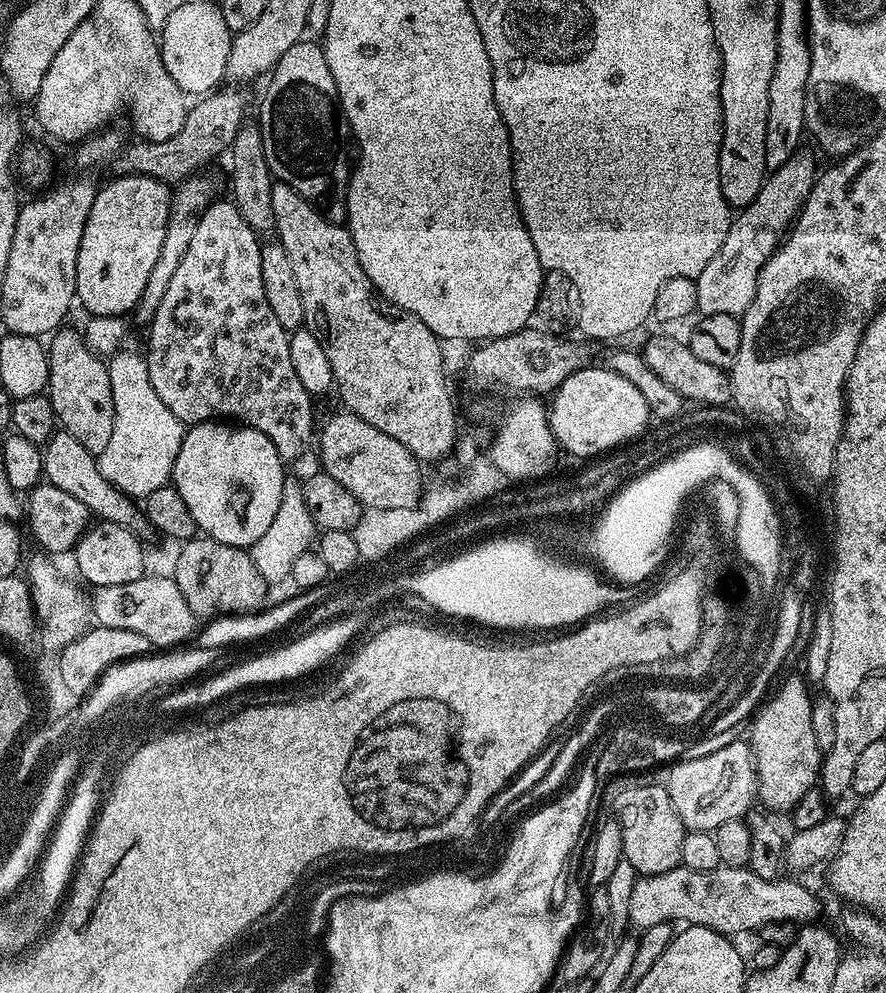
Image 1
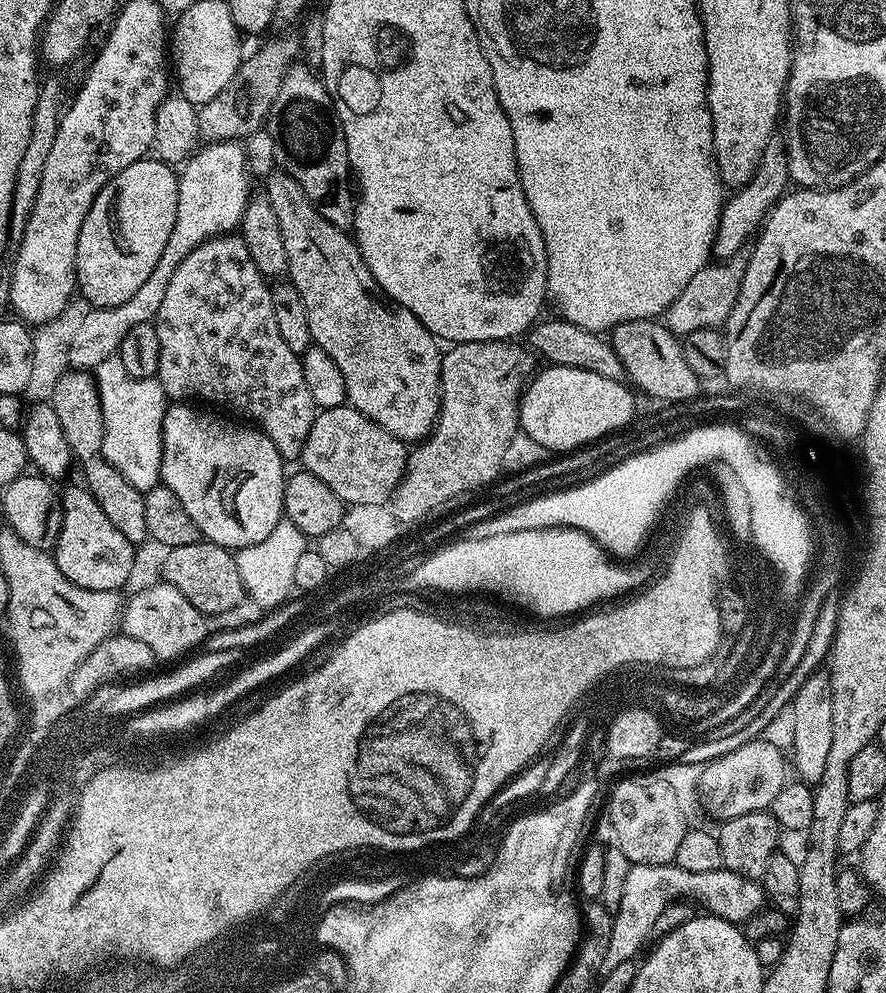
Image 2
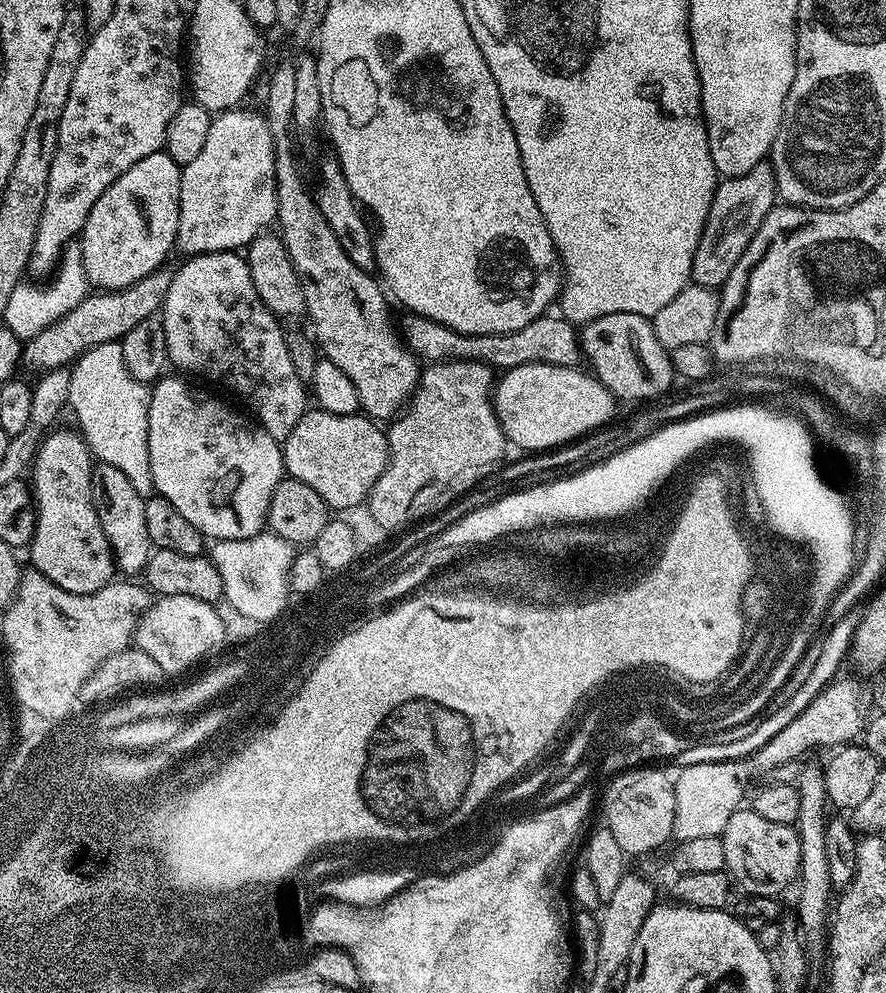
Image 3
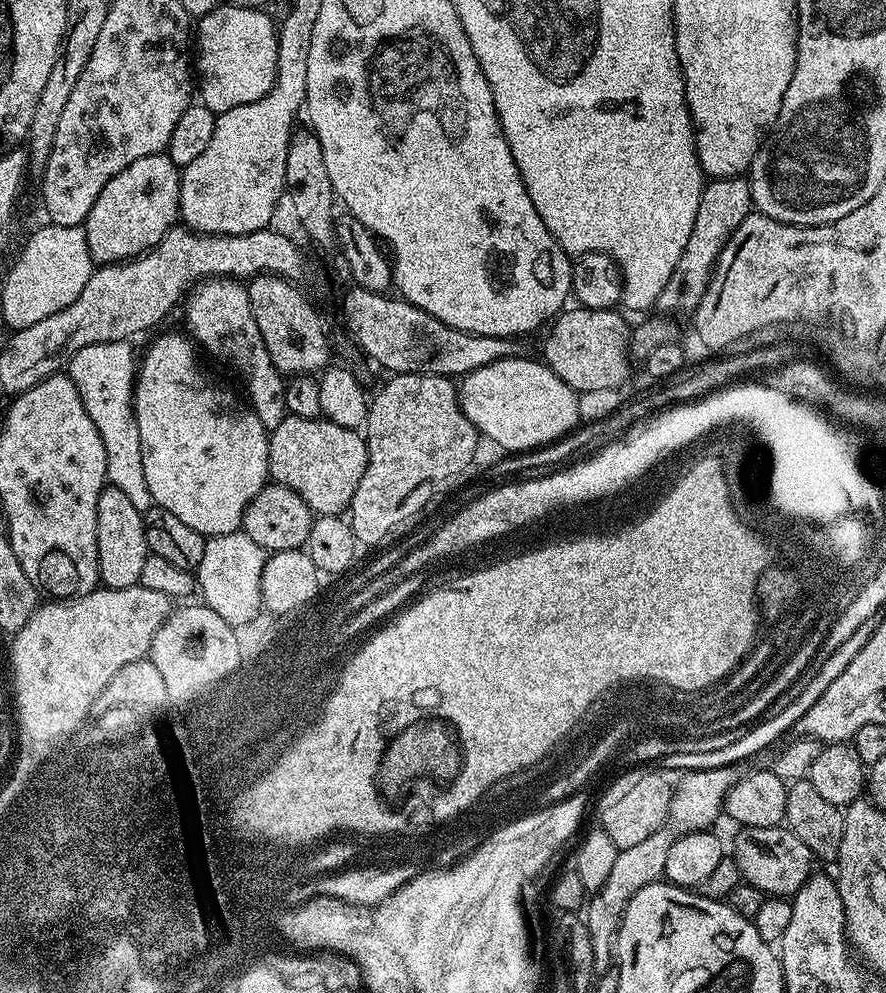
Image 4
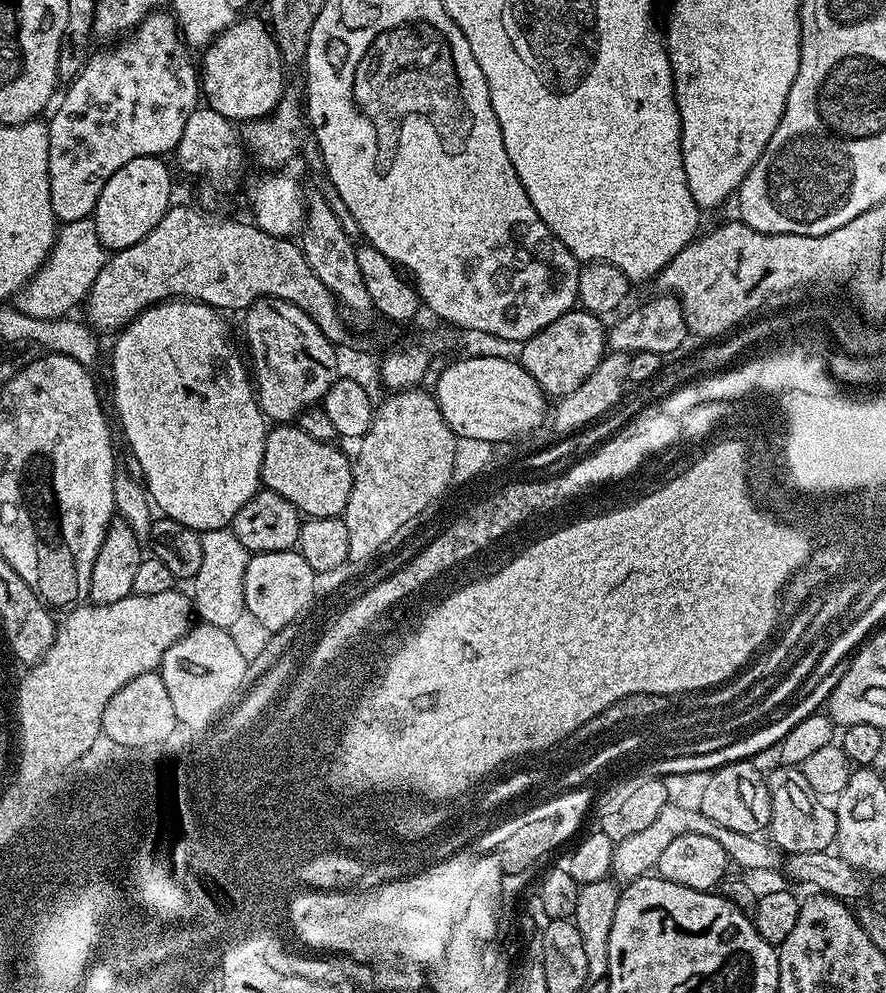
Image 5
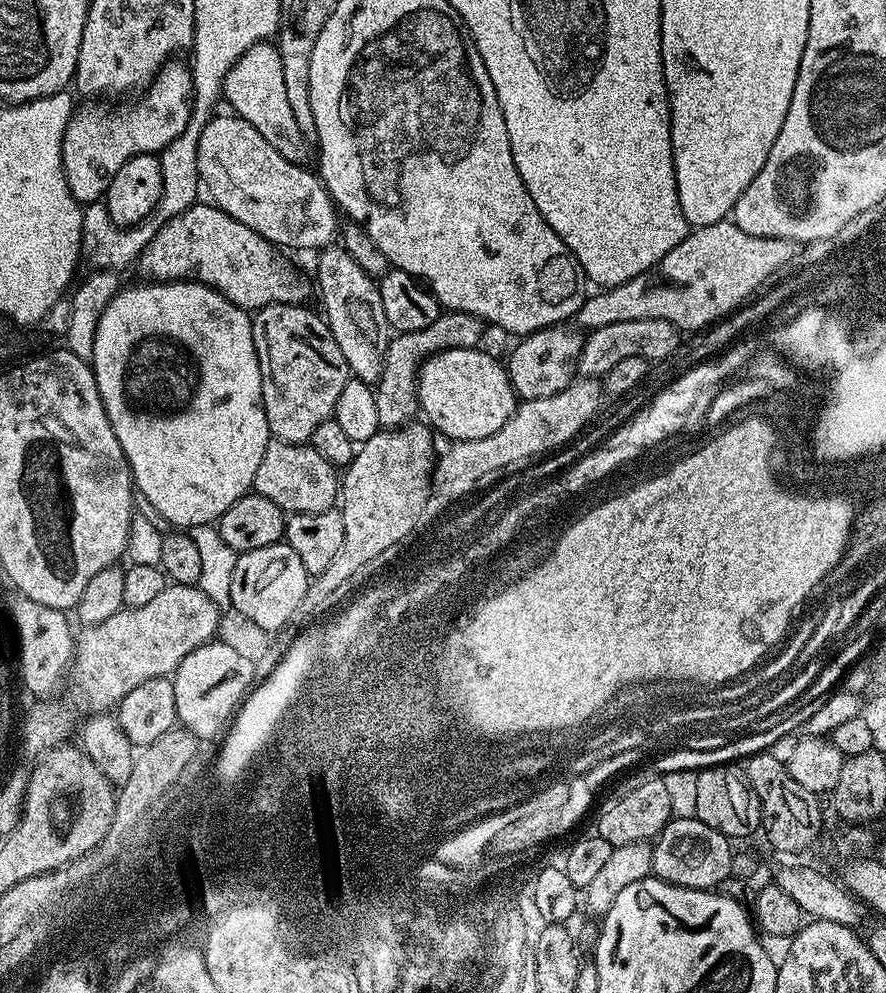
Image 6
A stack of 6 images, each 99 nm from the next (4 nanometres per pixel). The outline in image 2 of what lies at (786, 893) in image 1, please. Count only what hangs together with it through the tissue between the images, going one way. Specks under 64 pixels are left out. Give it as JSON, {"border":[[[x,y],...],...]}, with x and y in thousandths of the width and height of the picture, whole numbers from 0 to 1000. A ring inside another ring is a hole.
{"border":[[[761,868],[743,872],[716,870],[711,880],[707,880],[702,904],[691,919],[688,953],[684,957],[684,969],[679,969],[679,980],[693,977],[701,969],[718,967],[723,962],[722,954],[734,947],[735,934],[742,927],[743,920],[763,907],[778,907],[786,912],[791,910],[796,919],[835,933],[863,913],[865,903],[854,887],[828,880],[823,874],[779,880],[779,876],[770,876]]]}

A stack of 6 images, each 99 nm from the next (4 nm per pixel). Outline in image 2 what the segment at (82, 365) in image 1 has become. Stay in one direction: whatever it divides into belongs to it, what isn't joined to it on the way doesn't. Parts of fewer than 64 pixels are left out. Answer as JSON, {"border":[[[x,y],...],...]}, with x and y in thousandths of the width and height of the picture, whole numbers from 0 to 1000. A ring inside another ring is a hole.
{"border":[[[76,373],[65,381],[61,397],[56,404],[61,417],[65,417],[65,425],[70,429],[70,437],[74,437],[74,445],[79,445],[85,466],[95,474],[94,486],[99,496],[115,510],[115,518],[129,526],[129,530],[148,548],[161,549],[161,544],[168,543],[165,534],[165,510],[163,496],[157,495],[129,469],[117,464],[115,457],[115,405],[113,394],[108,388],[108,380],[103,374]]]}

